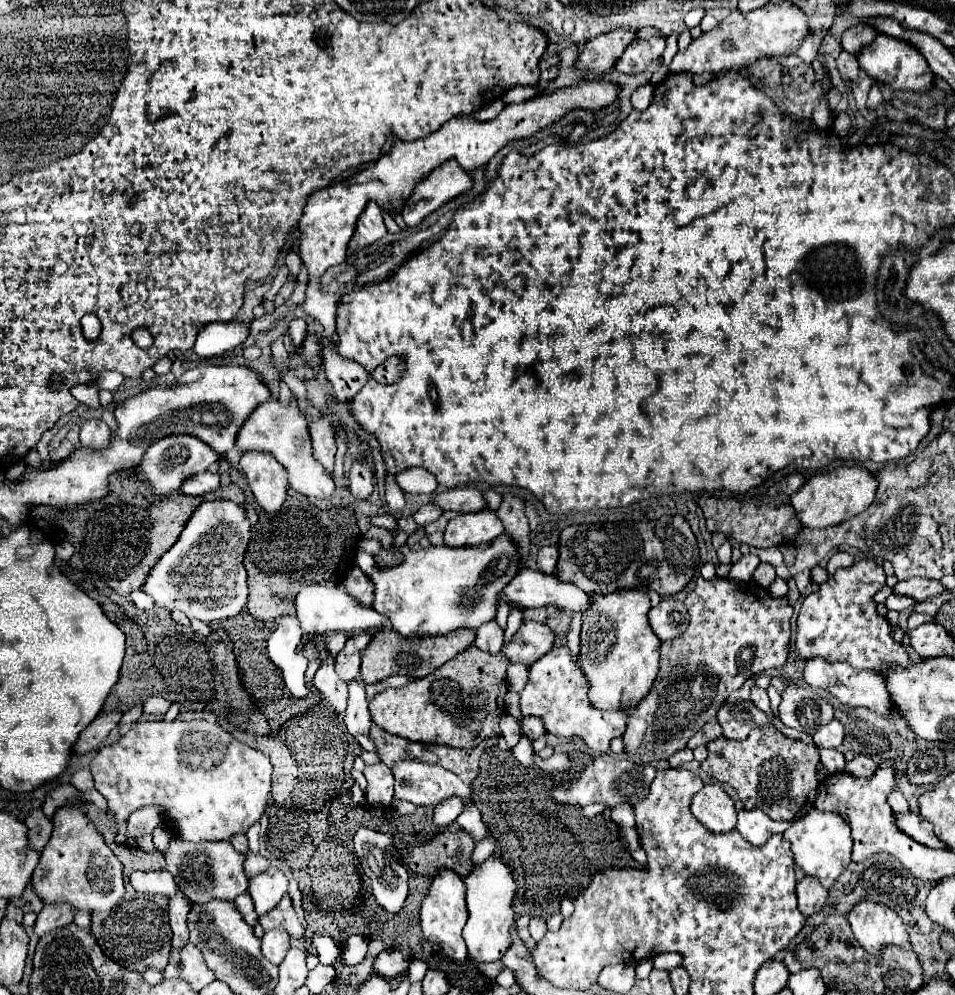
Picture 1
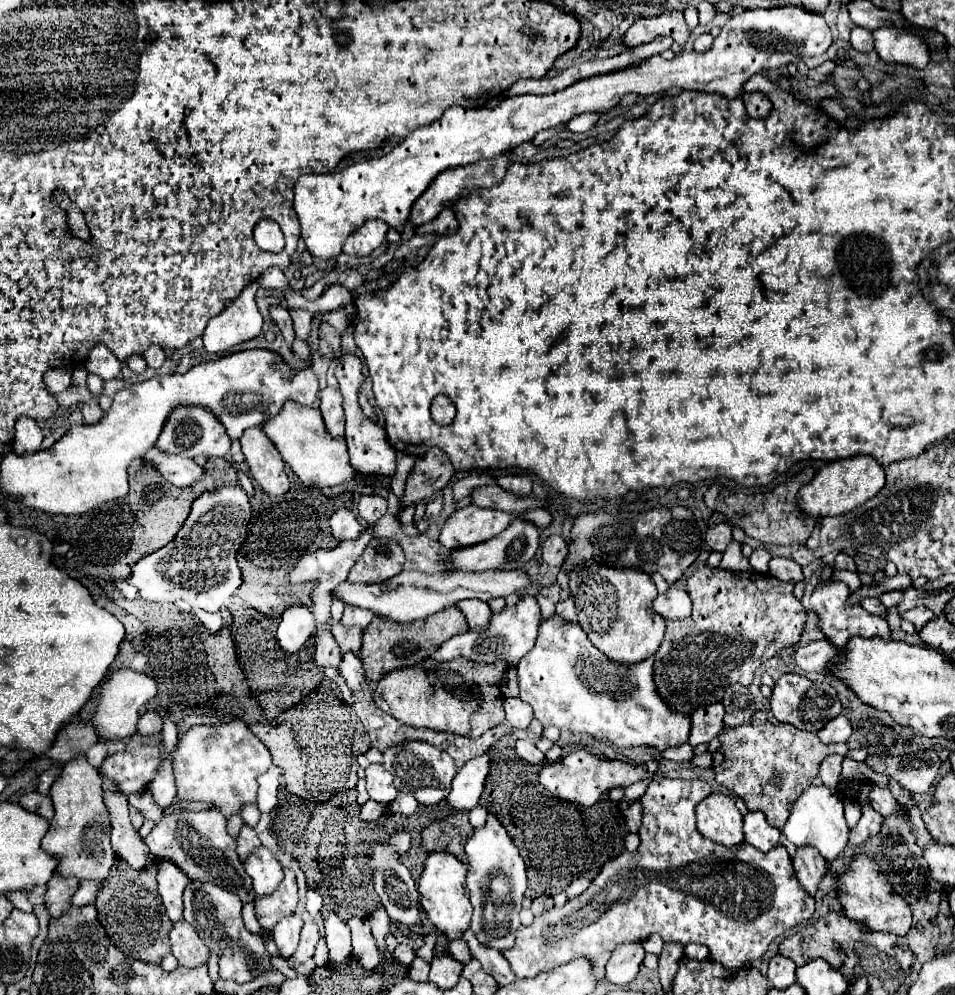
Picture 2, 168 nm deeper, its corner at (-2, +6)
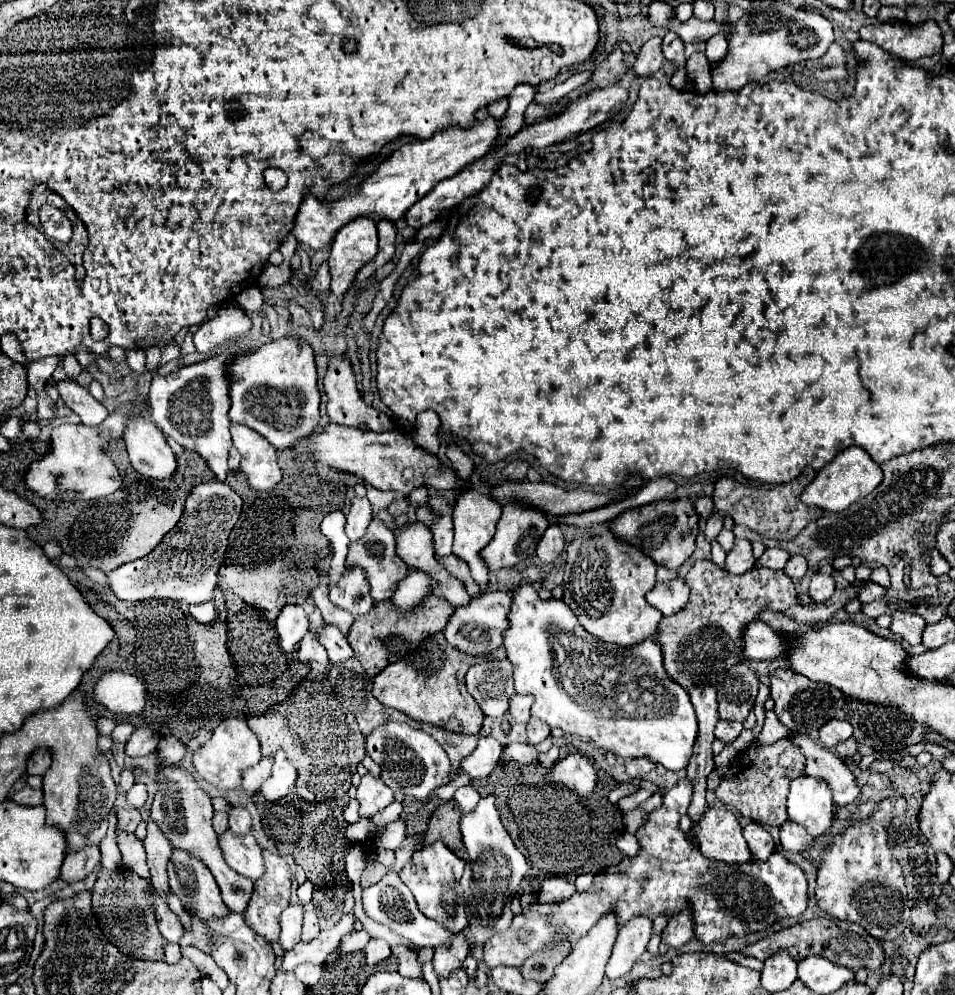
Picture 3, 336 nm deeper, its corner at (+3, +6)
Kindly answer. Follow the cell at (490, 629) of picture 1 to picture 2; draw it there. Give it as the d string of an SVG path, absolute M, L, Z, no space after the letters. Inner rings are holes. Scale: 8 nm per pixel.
M459 600L457 602L459 610L465 614L467 622L469 622L469 628L471 630L483 630L487 628L487 622L491 618L491 608L487 606L487 602L483 600Z

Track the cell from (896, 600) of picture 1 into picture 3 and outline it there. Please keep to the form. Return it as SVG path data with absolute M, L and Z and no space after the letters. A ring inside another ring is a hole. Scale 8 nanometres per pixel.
M866 582L864 588L862 588L862 592L858 594L858 600L860 600L862 604L868 604L868 602L874 602L874 600L882 598L884 594L886 594L886 588L884 588L884 586L874 584L874 582Z

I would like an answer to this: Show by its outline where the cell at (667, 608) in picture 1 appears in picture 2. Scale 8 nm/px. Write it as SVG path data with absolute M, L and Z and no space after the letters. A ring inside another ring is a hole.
M671 586L665 594L659 594L653 600L653 608L665 620L683 620L691 614L691 598L685 590Z

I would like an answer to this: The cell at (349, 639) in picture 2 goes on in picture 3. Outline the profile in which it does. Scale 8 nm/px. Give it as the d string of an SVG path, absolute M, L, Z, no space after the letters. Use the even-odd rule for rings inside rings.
M332 608L332 612L330 614L326 614L326 622L328 624L334 624L342 634L348 634L348 630L350 630L350 624L354 622L354 618L346 612L346 610L340 610L340 608Z

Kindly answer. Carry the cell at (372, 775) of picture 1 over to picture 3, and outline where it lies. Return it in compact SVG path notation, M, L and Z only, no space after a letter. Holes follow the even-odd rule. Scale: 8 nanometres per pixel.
M368 772L368 774L362 776L356 800L360 802L360 816L362 818L370 818L376 812L384 810L388 804L392 804L394 802L394 794L382 782L380 776L374 776L374 774Z

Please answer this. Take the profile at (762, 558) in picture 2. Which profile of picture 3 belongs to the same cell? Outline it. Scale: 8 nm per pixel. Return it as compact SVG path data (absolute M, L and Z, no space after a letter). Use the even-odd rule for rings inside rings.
M766 548L764 554L756 560L756 566L766 566L766 568L774 568L774 570L782 570L788 562L788 552L782 548Z

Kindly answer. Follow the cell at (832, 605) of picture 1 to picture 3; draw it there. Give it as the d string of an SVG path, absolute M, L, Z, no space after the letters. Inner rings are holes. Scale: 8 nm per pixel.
M814 574L812 582L810 582L810 596L814 602L826 602L830 600L830 596L836 592L836 584L832 576L824 576L824 574Z

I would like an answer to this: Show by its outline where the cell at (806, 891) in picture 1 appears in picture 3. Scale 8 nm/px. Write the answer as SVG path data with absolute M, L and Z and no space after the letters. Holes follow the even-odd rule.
M784 822L780 826L780 844L784 850L788 850L792 854L804 854L812 848L814 840L806 832L806 828L802 828L794 822Z

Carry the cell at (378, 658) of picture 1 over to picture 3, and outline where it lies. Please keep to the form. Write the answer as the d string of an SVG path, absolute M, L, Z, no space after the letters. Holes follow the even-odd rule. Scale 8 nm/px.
M428 596L424 604L420 604L414 612L400 614L396 608L390 606L390 602L378 602L374 608L366 614L354 620L350 632L348 632L348 642L352 644L354 656L362 662L366 676L374 678L380 670L384 670L390 662L402 660L412 648L416 648L424 638L442 632L452 618L454 608L438 598L438 596Z

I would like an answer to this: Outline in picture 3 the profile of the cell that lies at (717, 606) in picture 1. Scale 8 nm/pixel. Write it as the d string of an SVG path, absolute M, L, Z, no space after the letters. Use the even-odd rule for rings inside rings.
M698 560L688 570L684 582L690 588L690 600L682 612L664 616L658 628L658 644L662 646L664 668L668 676L678 682L684 690L694 686L714 686L720 672L742 662L744 630L750 622L760 618L760 612L780 612L798 624L828 622L838 610L858 598L864 582L854 582L844 590L838 590L828 602L810 602L802 606L798 602L792 580L782 570L752 568L746 574L730 574L720 570L710 560Z

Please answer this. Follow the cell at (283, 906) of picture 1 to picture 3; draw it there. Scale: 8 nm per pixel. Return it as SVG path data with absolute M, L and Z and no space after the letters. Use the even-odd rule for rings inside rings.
M264 850L266 874L254 882L250 904L244 912L244 920L254 932L264 936L268 942L278 938L278 918L290 904L290 866L282 856Z

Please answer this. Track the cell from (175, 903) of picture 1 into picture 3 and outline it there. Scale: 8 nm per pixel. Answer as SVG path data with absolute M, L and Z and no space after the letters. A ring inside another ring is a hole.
M148 820L148 836L144 838L144 848L146 848L146 854L148 854L150 882L156 890L156 894L166 902L168 894L170 894L166 866L168 866L170 856L172 856L172 846L162 836L162 832L158 832L158 826L152 820Z

